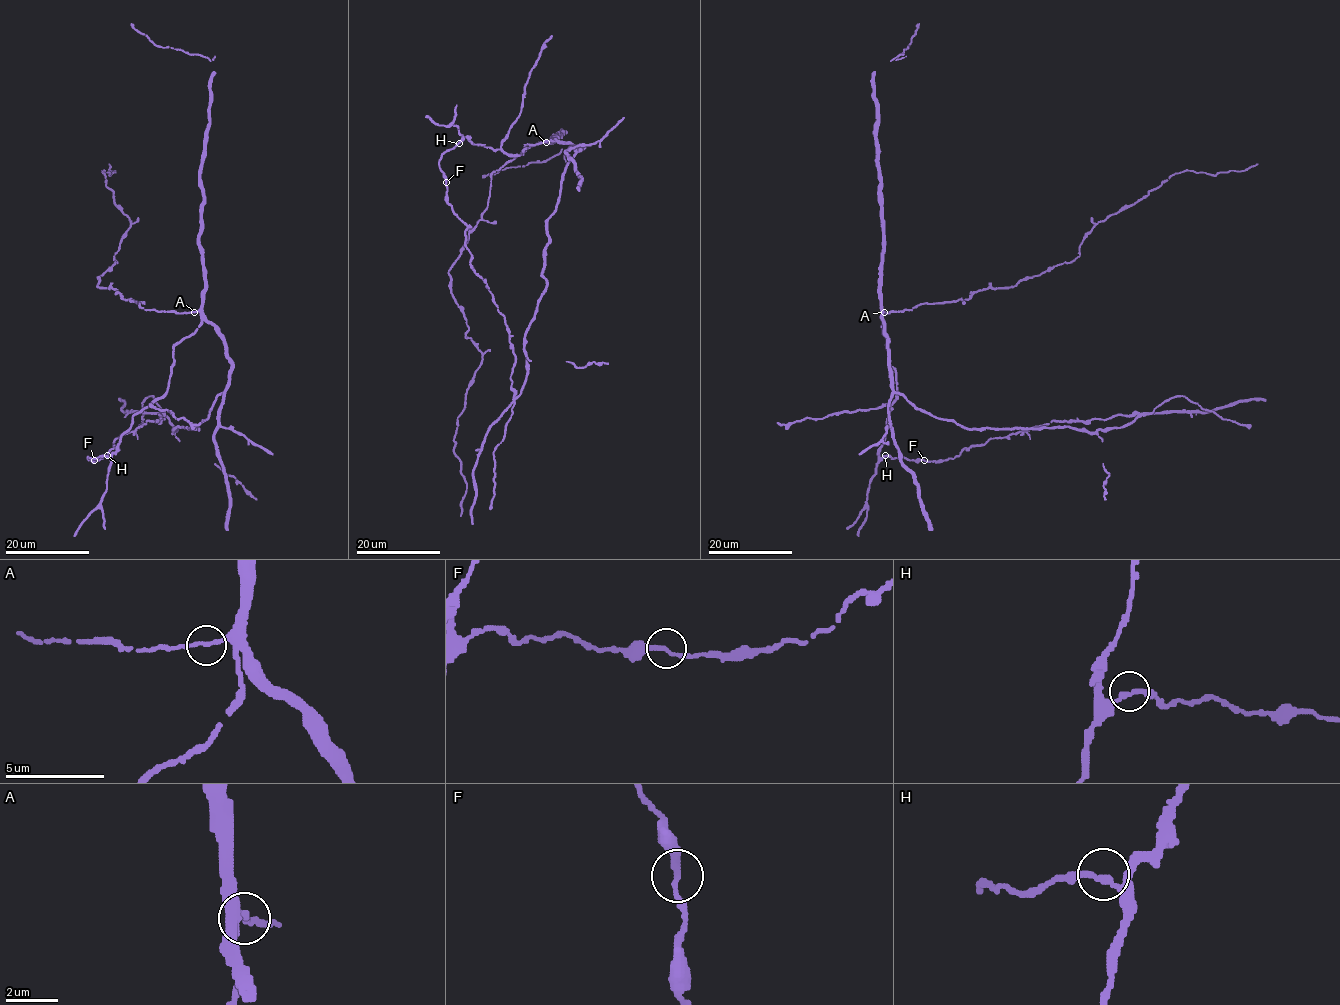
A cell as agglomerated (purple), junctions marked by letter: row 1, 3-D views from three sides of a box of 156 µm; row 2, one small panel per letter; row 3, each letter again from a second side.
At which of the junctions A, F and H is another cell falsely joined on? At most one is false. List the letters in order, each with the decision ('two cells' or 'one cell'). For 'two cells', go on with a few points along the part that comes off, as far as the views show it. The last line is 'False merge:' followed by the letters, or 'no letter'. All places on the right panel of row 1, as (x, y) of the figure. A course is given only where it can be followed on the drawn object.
A: one cell
F: one cell
H: one cell
False merge: no letter

